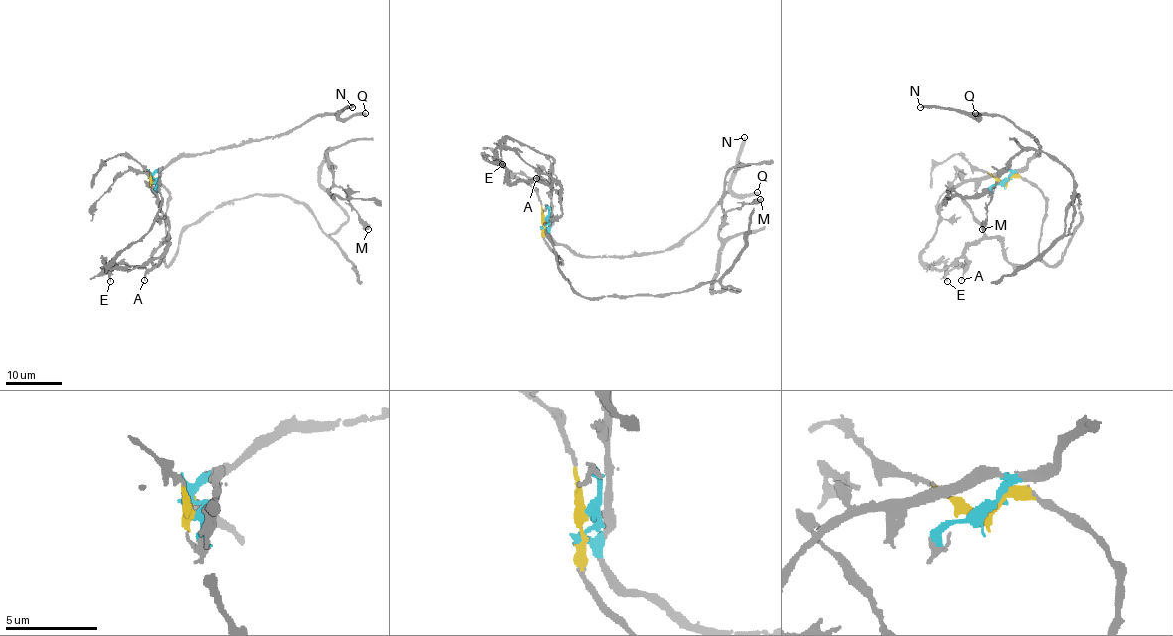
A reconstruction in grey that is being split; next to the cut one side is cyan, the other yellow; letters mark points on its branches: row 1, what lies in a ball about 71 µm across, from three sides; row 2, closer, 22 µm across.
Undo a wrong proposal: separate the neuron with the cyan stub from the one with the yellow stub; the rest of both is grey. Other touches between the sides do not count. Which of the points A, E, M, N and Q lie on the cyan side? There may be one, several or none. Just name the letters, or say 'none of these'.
E, N, Q

